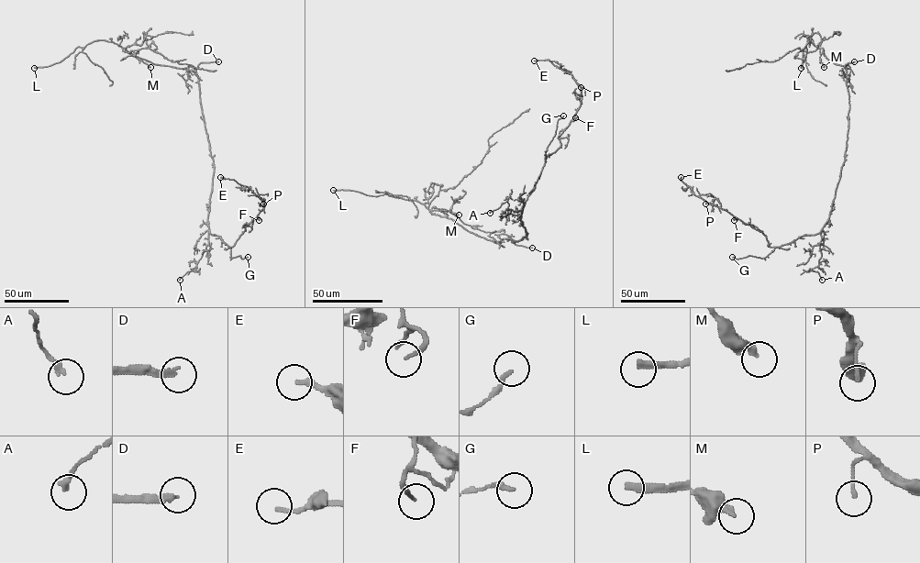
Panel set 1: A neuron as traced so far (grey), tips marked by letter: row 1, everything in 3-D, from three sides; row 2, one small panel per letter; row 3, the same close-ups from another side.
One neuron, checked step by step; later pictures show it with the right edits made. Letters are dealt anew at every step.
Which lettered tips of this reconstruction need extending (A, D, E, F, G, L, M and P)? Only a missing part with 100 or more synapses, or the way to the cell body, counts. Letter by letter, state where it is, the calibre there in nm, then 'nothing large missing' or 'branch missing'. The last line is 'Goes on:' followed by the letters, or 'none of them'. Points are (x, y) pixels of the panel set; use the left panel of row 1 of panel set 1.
A: place (180, 280); calibre 190 nm; nothing large missing
D: place (218, 61); calibre 260 nm; branch missing
E: place (220, 177); calibre 180 nm; nothing large missing
F: place (259, 220); calibre 140 nm; nothing large missing
G: place (248, 257); calibre 160 nm; nothing large missing
L: place (34, 68); calibre 320 nm; branch missing
M: place (150, 67); calibre 320 nm; nothing large missing
P: place (263, 204); calibre 150 nm; nothing large missing
Goes on: D, L

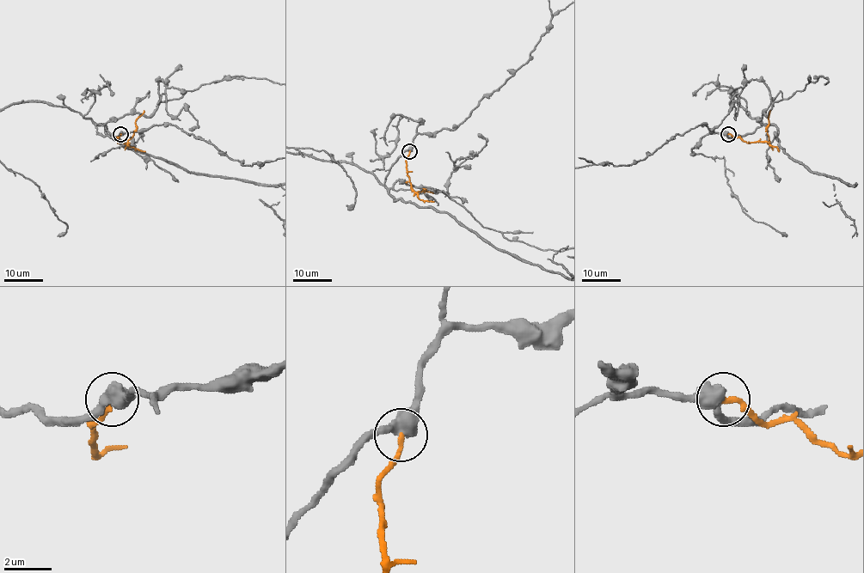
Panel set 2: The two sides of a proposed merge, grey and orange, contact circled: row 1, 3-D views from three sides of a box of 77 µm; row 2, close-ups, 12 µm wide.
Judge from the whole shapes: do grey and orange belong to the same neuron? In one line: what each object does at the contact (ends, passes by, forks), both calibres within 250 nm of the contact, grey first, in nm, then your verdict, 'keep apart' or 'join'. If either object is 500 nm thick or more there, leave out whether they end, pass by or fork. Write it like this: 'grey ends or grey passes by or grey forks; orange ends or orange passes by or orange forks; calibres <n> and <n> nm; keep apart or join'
calibres 550 and 190 nm; keep apart

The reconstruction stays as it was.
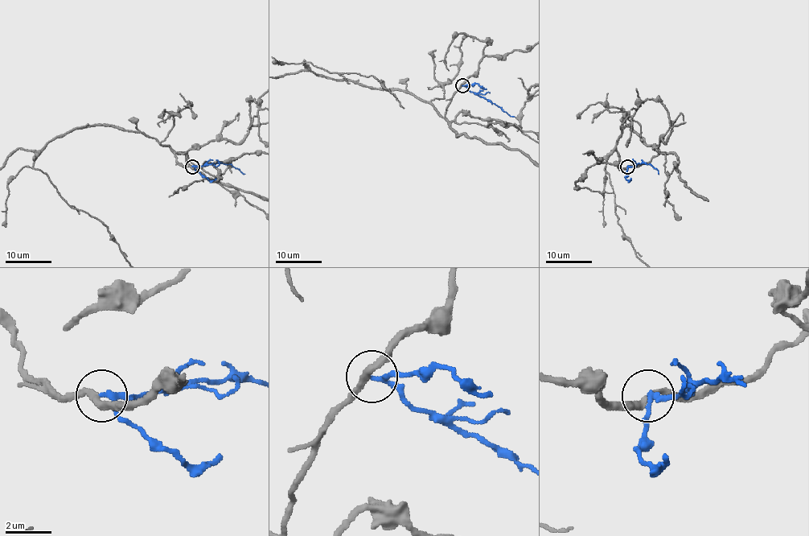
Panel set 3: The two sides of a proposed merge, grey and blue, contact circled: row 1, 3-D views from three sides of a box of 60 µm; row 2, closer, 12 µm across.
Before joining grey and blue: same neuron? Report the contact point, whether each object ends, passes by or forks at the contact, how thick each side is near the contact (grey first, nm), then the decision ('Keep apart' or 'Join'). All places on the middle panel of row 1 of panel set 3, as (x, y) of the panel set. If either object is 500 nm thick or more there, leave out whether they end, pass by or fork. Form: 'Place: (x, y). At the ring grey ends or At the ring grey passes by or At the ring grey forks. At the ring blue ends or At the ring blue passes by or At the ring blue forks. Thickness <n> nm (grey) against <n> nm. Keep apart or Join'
Place: (462, 85). At the ring grey passes by. At the ring blue passes by. Thickness 280 nm (grey) against 180 nm. Keep apart

